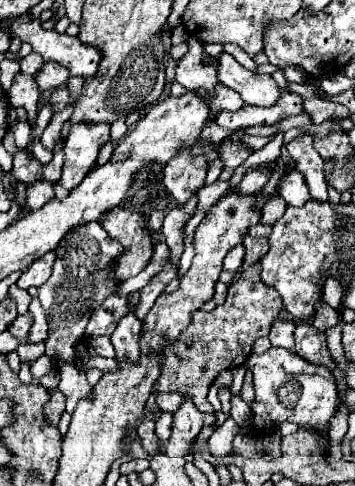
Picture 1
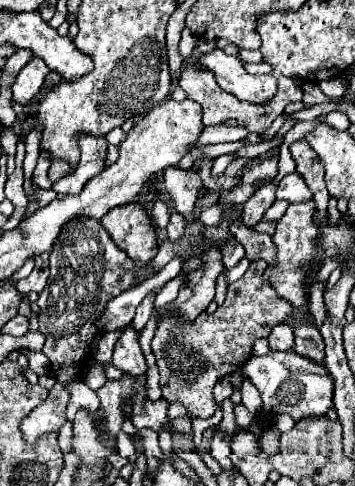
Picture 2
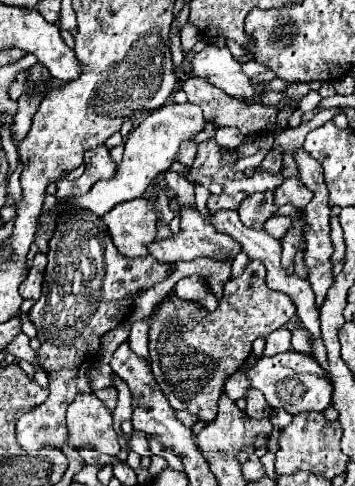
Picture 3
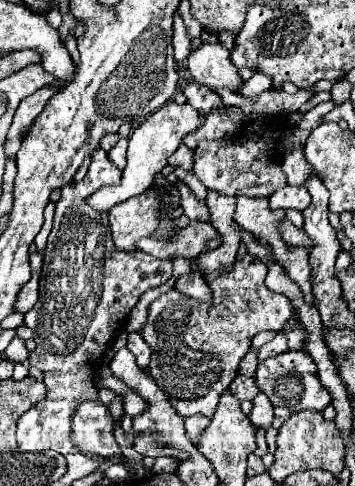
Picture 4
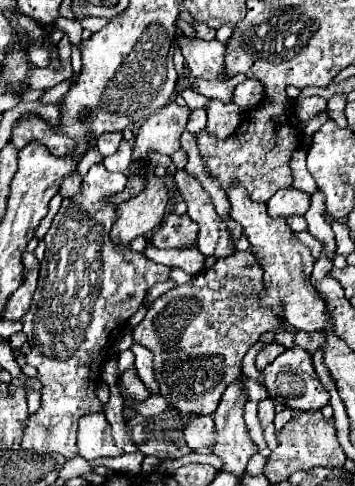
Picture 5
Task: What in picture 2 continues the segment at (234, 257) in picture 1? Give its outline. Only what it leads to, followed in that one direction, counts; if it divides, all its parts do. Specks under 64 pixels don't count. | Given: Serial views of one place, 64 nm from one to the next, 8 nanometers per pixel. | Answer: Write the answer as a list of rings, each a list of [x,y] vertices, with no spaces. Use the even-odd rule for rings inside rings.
[[[236,240],[224,242],[224,244],[220,246],[220,250],[222,250],[222,262],[224,262],[224,266],[226,266],[228,270],[234,268],[234,266],[240,262],[240,258],[244,256],[244,248],[242,248],[242,244],[236,242]]]

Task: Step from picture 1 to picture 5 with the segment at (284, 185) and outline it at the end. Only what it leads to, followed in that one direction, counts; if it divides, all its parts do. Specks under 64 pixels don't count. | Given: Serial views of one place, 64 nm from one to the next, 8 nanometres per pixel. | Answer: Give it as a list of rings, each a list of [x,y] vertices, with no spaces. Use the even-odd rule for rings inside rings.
[[[284,188],[268,200],[268,214],[276,218],[288,218],[292,214],[304,216],[308,212],[308,204],[310,196],[306,192],[296,188]]]

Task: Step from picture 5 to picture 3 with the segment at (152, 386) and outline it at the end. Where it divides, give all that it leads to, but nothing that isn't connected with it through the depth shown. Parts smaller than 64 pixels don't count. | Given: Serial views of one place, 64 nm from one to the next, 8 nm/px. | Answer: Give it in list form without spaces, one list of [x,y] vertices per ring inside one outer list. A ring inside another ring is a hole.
[[[146,320],[132,324],[128,344],[134,354],[138,354],[140,358],[148,358],[148,322]]]

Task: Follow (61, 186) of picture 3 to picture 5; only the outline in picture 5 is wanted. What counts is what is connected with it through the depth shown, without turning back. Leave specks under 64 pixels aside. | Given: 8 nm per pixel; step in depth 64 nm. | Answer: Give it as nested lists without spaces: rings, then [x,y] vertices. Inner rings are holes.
[[[102,164],[92,166],[92,168],[88,170],[88,174],[84,176],[84,180],[82,180],[82,190],[80,190],[76,196],[62,200],[62,206],[60,206],[60,210],[58,210],[58,214],[56,214],[56,218],[54,218],[48,234],[44,236],[44,242],[46,242],[46,258],[44,258],[44,262],[40,264],[40,278],[38,278],[36,292],[32,294],[32,308],[30,308],[30,310],[26,312],[26,316],[22,318],[24,334],[26,334],[28,344],[30,344],[30,352],[26,354],[26,362],[36,368],[36,372],[38,372],[36,378],[38,378],[40,384],[42,384],[42,406],[40,406],[40,410],[38,410],[34,416],[30,416],[30,420],[28,420],[26,428],[24,428],[24,436],[22,436],[22,448],[26,448],[26,450],[38,452],[38,454],[56,452],[56,454],[62,454],[66,460],[78,456],[78,448],[76,448],[76,430],[78,430],[76,424],[78,424],[78,418],[84,416],[84,412],[102,412],[102,404],[100,404],[94,388],[96,388],[96,382],[98,382],[98,378],[100,378],[100,366],[102,366],[104,358],[110,354],[110,350],[112,350],[118,334],[124,330],[126,322],[128,322],[128,320],[136,314],[136,310],[140,308],[140,304],[142,304],[148,288],[152,288],[156,282],[168,280],[168,272],[170,272],[168,266],[162,266],[162,264],[156,264],[156,262],[144,258],[142,252],[132,252],[130,248],[122,248],[122,246],[114,244],[114,242],[110,240],[110,236],[108,236],[108,234],[110,234],[110,228],[112,228],[114,220],[116,220],[116,204],[110,204],[110,196],[122,192],[122,190],[126,188],[126,182],[128,182],[128,178],[126,178],[124,174],[112,174],[112,172],[108,172]]]

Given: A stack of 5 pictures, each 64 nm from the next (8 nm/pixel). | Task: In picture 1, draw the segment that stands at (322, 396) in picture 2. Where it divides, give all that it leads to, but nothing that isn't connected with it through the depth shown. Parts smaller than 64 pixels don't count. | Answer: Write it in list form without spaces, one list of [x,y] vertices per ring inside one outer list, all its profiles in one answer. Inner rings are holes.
[[[270,348],[260,356],[252,354],[244,366],[254,372],[256,400],[252,404],[252,414],[258,428],[278,428],[284,420],[314,430],[326,430],[330,426],[330,418],[338,410],[338,392],[336,380],[328,368],[312,364],[284,348]]]

